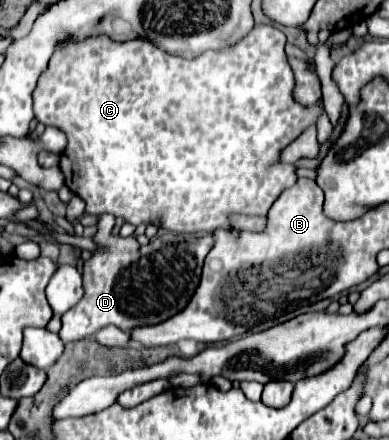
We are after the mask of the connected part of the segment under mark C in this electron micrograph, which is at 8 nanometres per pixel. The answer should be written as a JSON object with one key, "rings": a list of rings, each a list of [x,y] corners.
{"rings":[[[254,26],[253,30],[241,38],[241,42],[227,46],[225,50],[209,50],[197,58],[181,58],[171,56],[159,50],[149,40],[129,40],[125,44],[111,42],[107,36],[89,38],[79,44],[61,46],[55,50],[49,70],[41,76],[37,90],[33,92],[35,98],[35,116],[45,126],[55,126],[67,134],[67,148],[61,156],[61,170],[65,174],[65,184],[85,200],[85,210],[89,214],[103,214],[109,212],[113,216],[123,218],[125,222],[139,226],[139,224],[155,224],[157,228],[165,228],[169,232],[187,232],[187,234],[215,234],[217,230],[233,230],[229,216],[231,214],[245,214],[245,216],[267,216],[271,204],[277,196],[297,182],[297,168],[291,164],[281,162],[281,150],[289,146],[299,134],[303,134],[309,126],[315,126],[323,106],[301,106],[295,102],[295,78],[289,68],[285,45],[287,39],[283,32],[274,26]]]}

